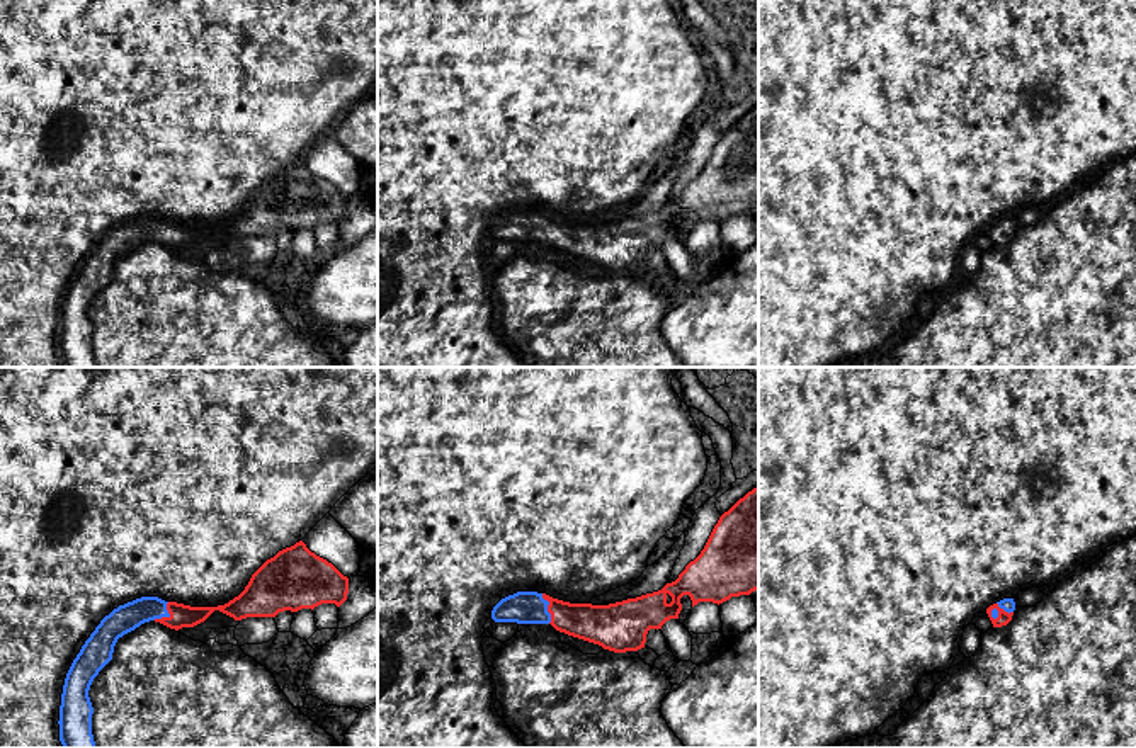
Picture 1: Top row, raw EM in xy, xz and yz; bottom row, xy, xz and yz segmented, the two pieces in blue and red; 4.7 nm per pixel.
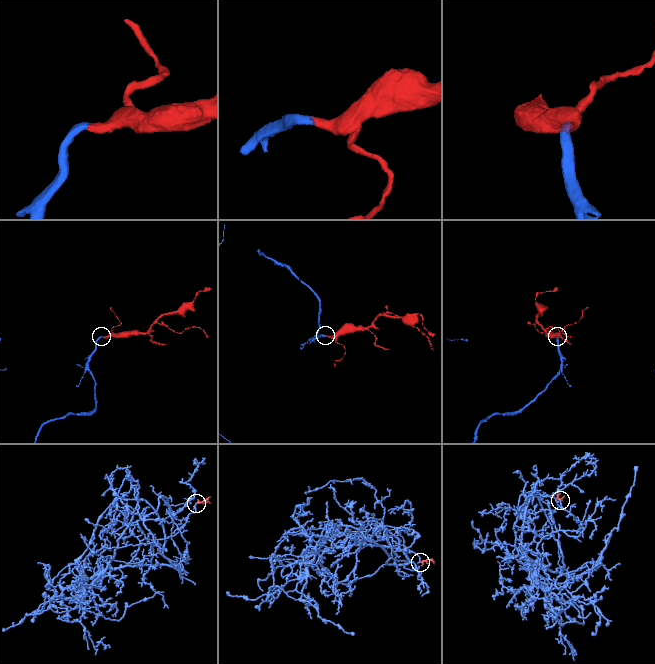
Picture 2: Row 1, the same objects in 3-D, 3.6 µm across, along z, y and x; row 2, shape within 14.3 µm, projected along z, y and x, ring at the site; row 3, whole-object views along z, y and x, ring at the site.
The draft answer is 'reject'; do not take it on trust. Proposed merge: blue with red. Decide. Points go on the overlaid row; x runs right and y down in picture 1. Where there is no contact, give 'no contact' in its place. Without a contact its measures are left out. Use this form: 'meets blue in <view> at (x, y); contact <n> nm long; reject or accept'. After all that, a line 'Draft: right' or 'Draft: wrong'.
meets blue in xz at (546, 609); contact 150 nm long; accept
Draft: wrong

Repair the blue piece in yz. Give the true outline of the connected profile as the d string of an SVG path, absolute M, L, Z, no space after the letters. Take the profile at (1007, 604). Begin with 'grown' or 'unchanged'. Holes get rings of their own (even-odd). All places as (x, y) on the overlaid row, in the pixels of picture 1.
grown | M1003 598L986 609L986 614L993 624L993 627L1007 626L1012 620L1015 610L1014 598Z

